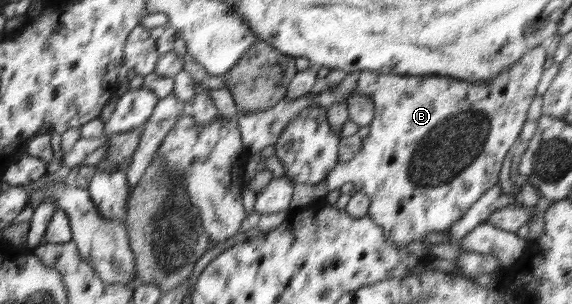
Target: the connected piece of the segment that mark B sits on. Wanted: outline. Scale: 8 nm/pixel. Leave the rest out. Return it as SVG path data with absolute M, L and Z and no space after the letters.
M551 38L525 53L517 63L497 78L487 83L471 83L460 79L451 79L444 75L399 75L393 73L371 73L359 70L347 74L345 79L330 91L317 95L307 94L295 100L281 99L273 108L240 114L238 130L243 146L251 153L258 153L265 147L273 147L280 134L309 105L317 105L323 110L331 105L346 102L349 96L369 96L374 104L374 118L371 132L362 140L360 152L350 161L338 162L324 180L328 192L341 188L346 182L352 182L354 188L366 194L370 200L368 216L383 229L384 235L394 245L407 245L421 241L425 234L433 231L446 231L473 206L489 188L499 184L499 171L521 133L528 109L536 96L543 65L548 59L546 51Z

